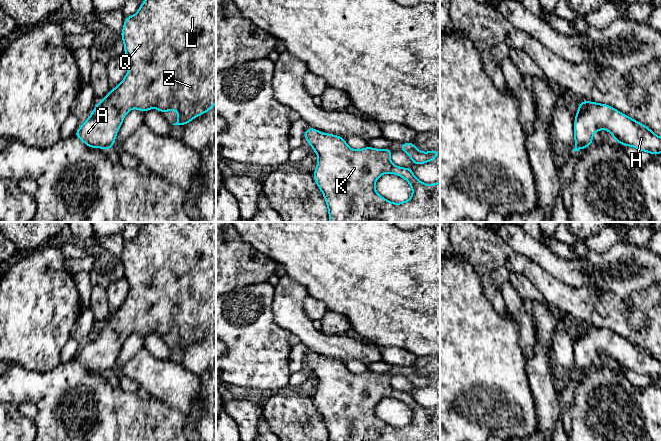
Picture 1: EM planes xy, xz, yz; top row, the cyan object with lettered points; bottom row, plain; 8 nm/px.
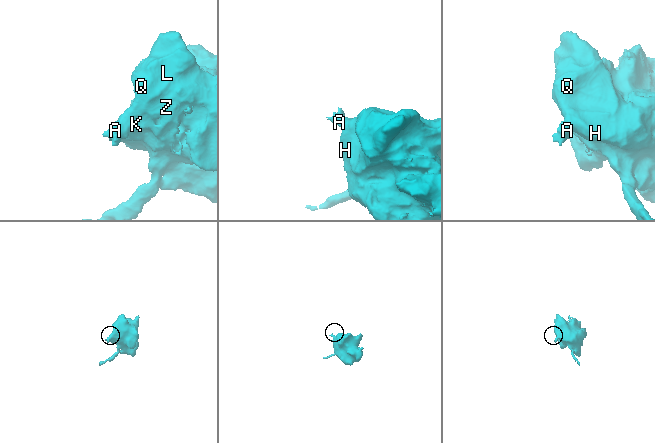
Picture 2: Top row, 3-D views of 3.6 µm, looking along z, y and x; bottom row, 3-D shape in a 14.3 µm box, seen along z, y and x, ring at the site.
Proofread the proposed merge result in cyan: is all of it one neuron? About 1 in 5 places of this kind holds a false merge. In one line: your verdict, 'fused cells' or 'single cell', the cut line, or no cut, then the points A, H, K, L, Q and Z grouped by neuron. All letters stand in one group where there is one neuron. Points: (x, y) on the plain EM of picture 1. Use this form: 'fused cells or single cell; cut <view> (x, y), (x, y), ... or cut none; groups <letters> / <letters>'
single cell; cut none; groups A H K L Q Z

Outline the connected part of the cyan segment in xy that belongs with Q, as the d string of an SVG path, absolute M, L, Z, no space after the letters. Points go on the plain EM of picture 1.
M146 222L136 238L124 242L124 251L120 259L124 266L124 278L129 284L129 293L121 307L96 328L87 344L74 357L74 360L88 371L111 374L124 341L133 332L139 333L144 338L151 332L159 334L162 338L176 333L178 345L172 349L186 350L194 342L209 336L211 330L216 328L216 222Z

